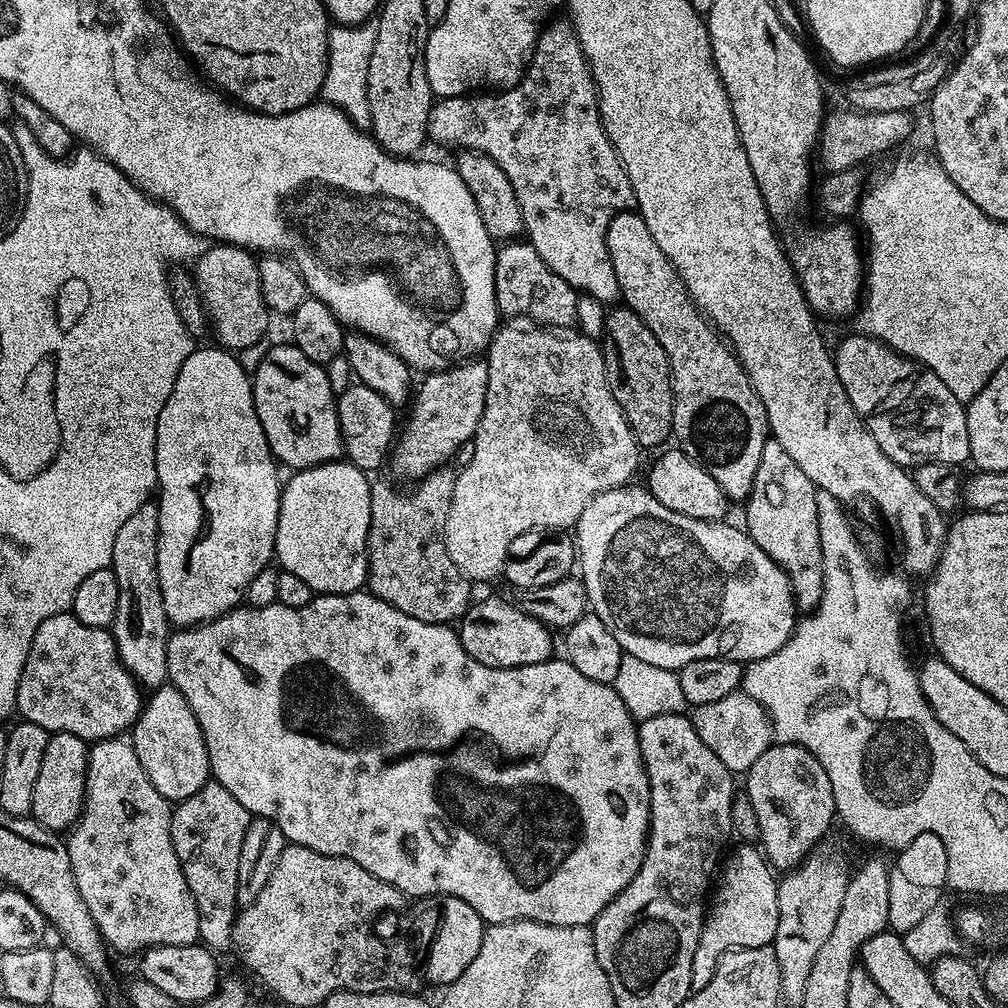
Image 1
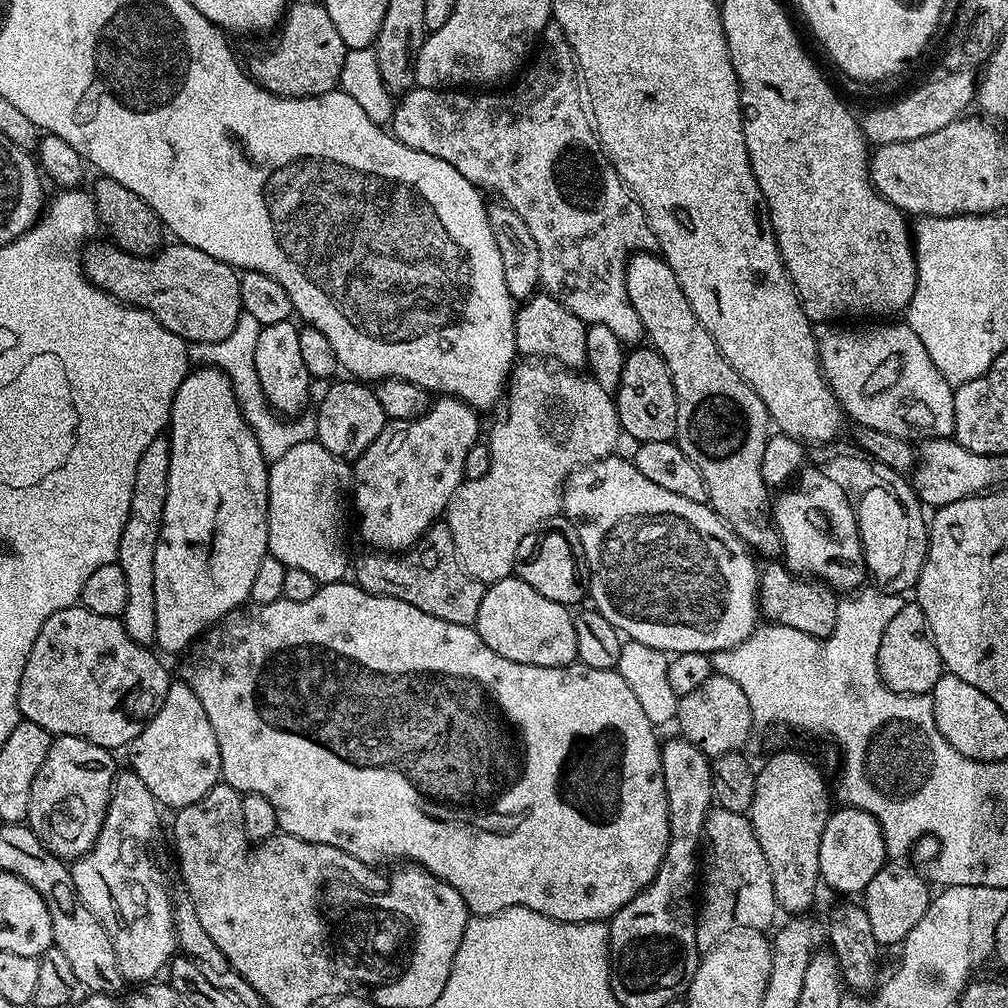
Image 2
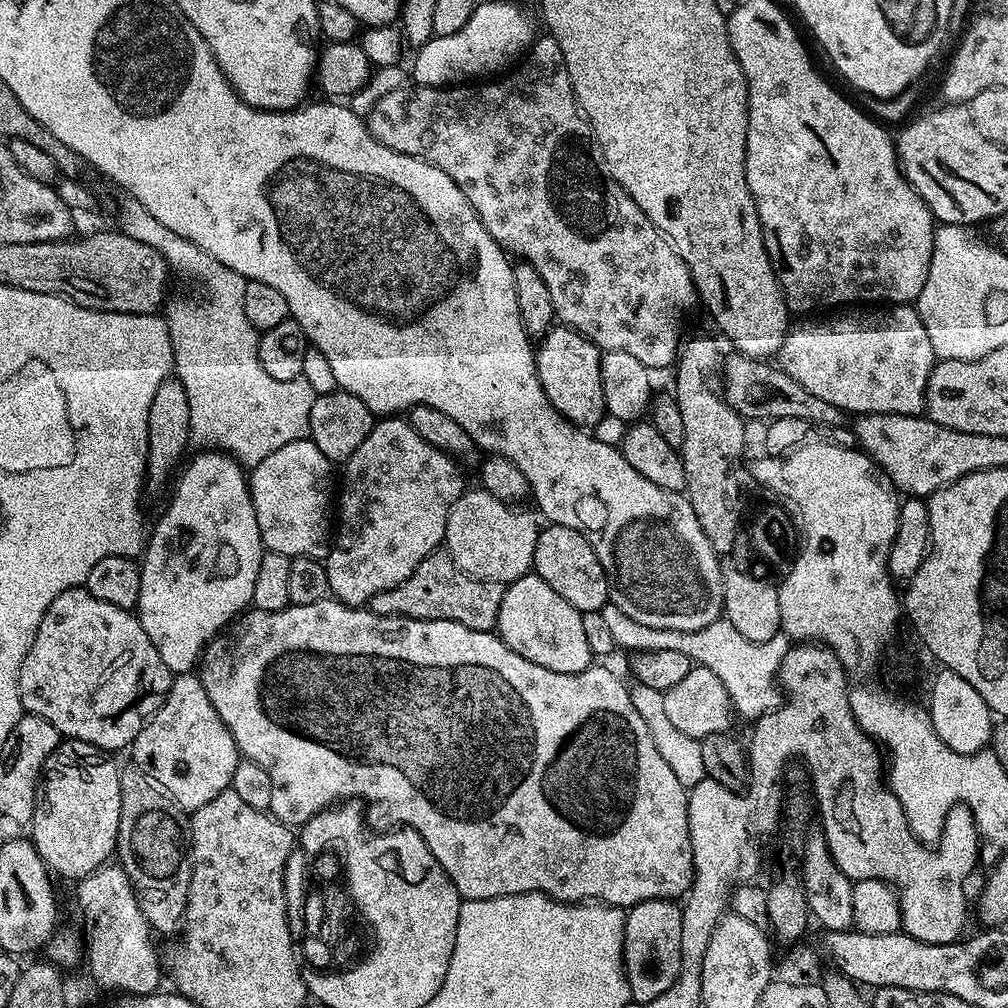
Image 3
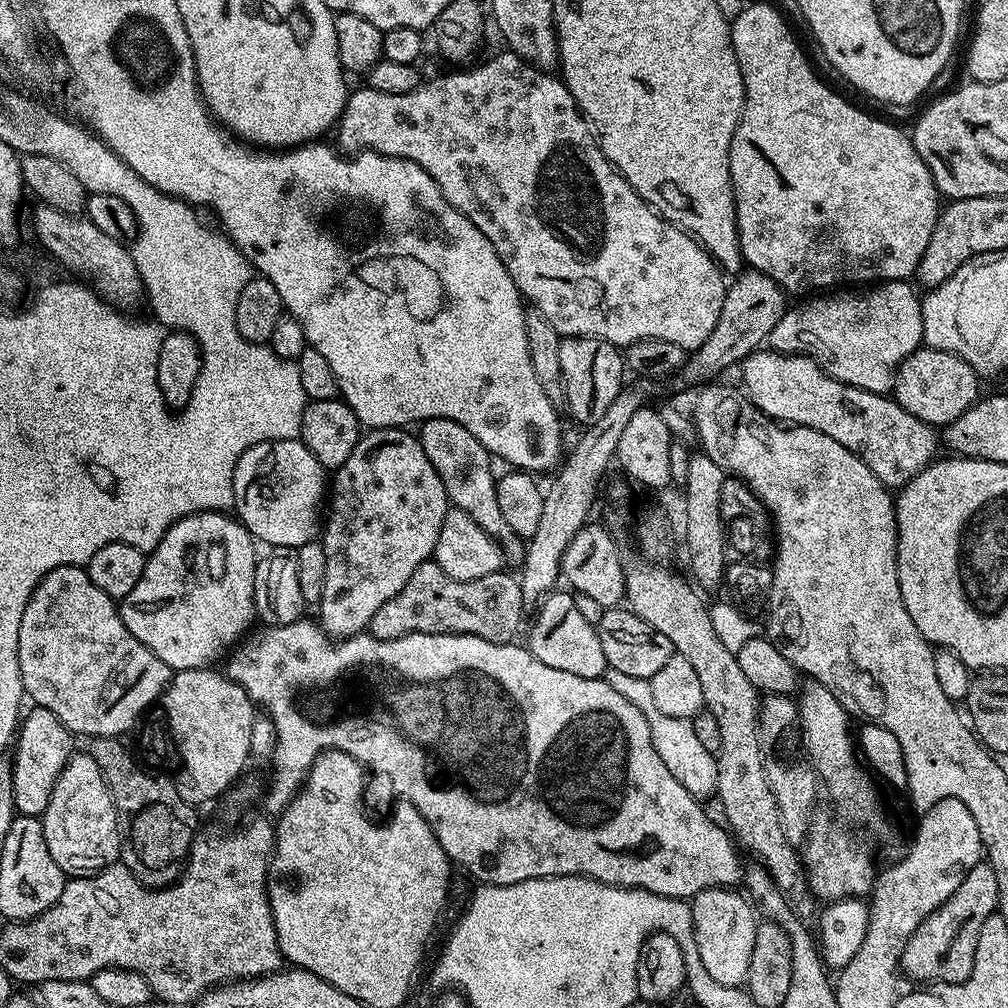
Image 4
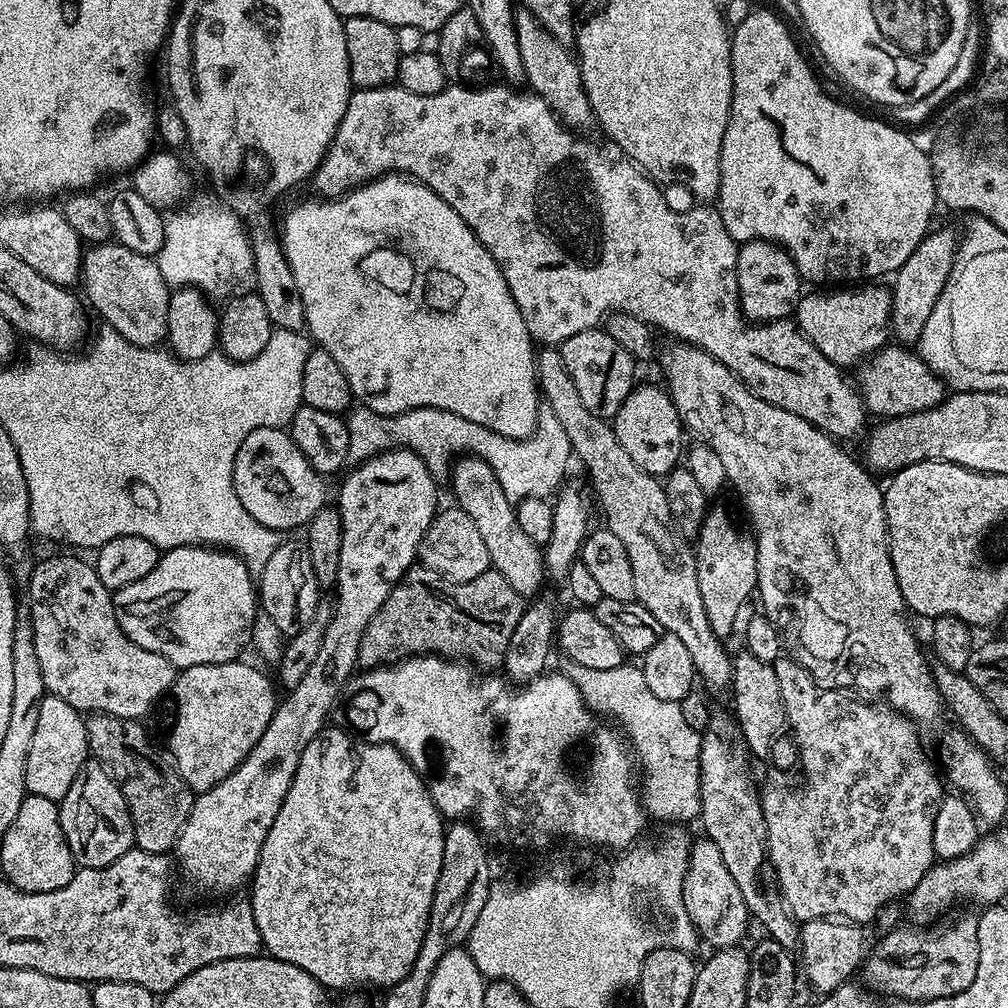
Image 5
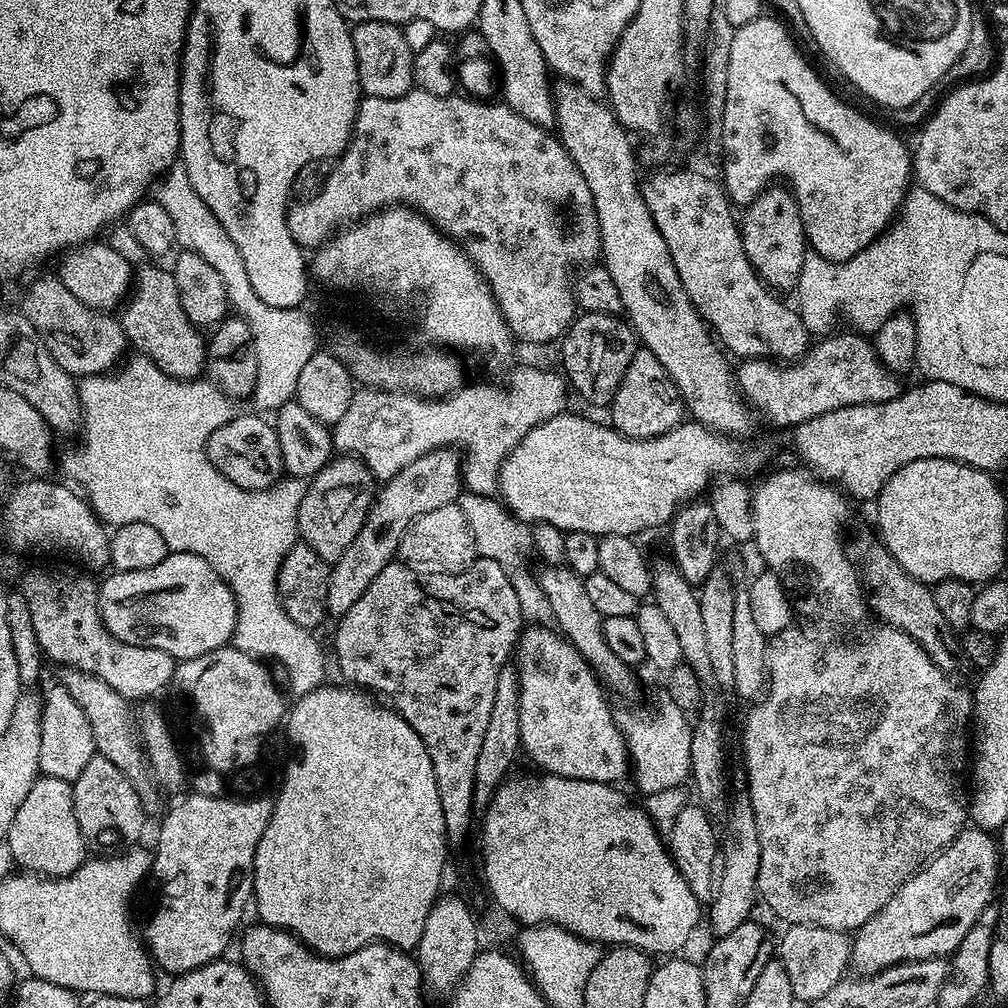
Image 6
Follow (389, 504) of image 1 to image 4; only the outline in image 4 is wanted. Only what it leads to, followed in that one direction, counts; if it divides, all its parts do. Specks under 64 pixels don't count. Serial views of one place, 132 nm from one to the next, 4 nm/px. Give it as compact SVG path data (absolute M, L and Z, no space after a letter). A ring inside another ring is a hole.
M431 559L418 566L418 570L410 574L410 582L406 582L390 602L382 605L367 631L379 640L397 640L421 632L439 636L477 636L486 642L510 644L520 632L524 611L526 605L520 581L508 570L486 574L486 578L455 580Z

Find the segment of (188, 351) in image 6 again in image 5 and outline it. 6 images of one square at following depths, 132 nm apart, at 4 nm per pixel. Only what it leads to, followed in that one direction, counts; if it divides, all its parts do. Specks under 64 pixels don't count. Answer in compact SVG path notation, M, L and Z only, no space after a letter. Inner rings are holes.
M119 242L93 244L82 256L82 284L83 280L89 302L107 327L118 330L134 346L154 348L165 343L170 289L153 257L136 253Z

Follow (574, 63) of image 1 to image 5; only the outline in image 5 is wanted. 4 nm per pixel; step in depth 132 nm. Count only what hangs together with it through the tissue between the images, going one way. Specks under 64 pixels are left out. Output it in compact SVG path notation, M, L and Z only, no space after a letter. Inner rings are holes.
M493 83L491 86L459 86L452 88L446 86L438 94L410 94L410 90L399 86L385 86L383 88L361 88L353 91L350 102L346 106L346 114L342 122L336 128L334 138L328 147L328 153L324 155L324 161L314 173L314 181L321 188L321 193L328 194L331 188L336 190L348 190L363 182L375 179L377 176L389 172L407 174L414 180L421 180L442 202L454 206L458 210L458 218L474 230L474 234L492 253L494 262L502 270L506 278L506 286L510 286L510 294L526 322L528 332L533 341L544 346L559 346L566 338L570 338L579 332L585 332L591 328L603 325L613 314L633 316L640 320L641 324L647 324L661 333L669 332L677 336L677 341L688 346L701 348L709 352L711 356L721 360L727 368L733 372L740 368L740 356L732 356L732 324L736 324L736 318L741 315L740 292L738 278L736 277L736 264L738 245L730 238L728 229L719 223L713 224L687 224L674 209L668 208L664 196L659 192L661 189L645 173L641 172L635 164L623 162L615 164L607 160L594 145L580 136L575 136L567 123L559 124L557 113L552 105L548 104L531 90L515 92L512 88L503 88L502 85ZM592 188L600 188L607 193L603 199L604 220L609 226L614 226L614 258L609 258L604 264L584 264L584 232L580 232L580 196L584 192L592 192Z

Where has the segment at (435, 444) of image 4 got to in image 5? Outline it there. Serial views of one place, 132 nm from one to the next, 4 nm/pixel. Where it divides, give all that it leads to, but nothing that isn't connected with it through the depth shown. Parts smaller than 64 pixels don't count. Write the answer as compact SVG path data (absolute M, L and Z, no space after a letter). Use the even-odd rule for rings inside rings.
M464 454L450 468L450 485L456 498L455 503L463 512L474 518L478 534L491 554L491 567L498 571L514 587L522 598L535 597L544 581L545 565L543 551L521 528L513 503L510 503L494 469L482 458L473 454Z

